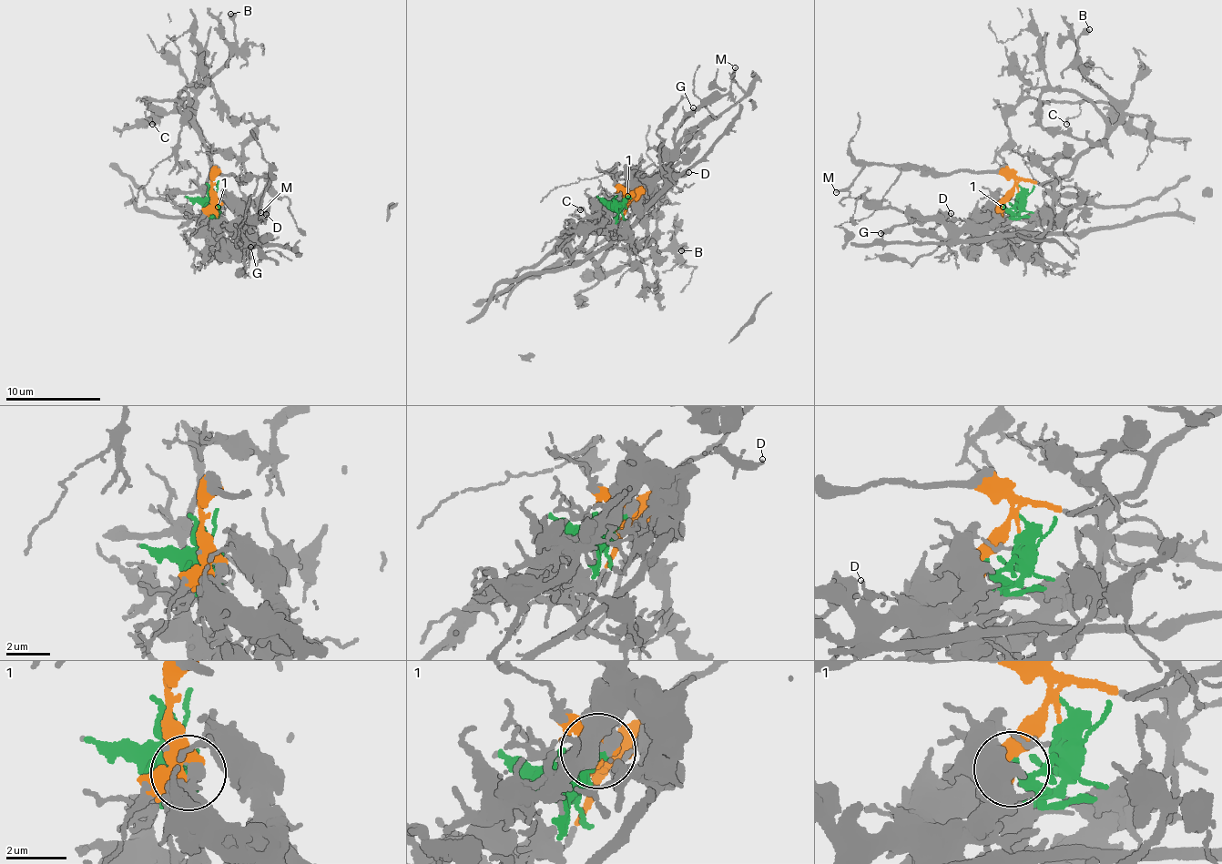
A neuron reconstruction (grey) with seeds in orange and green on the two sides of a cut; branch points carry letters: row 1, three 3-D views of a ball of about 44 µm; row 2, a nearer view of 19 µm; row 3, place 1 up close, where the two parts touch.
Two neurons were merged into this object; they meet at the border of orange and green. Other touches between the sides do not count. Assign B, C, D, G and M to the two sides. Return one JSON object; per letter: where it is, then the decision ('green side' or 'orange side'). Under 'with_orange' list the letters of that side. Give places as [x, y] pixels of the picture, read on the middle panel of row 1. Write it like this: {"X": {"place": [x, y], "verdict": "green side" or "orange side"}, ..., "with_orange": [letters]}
{"B": {"place": [681, 250], "verdict": "orange side"}, "C": {"place": [580, 209], "verdict": "orange side"}, "D": {"place": [688, 172], "verdict": "green side"}, "G": {"place": [693, 107], "verdict": "green side"}, "M": {"place": [735, 67], "verdict": "orange side"}, "with_orange": ["B", "C", "M"]}

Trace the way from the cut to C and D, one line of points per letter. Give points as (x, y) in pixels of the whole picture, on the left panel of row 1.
C: (212, 190), (215, 177), (192, 126), (144, 99), (148, 97), (145, 113), (151, 125)
D: (212, 190), (213, 199), (227, 222), (242, 224), (250, 230), (266, 213)

